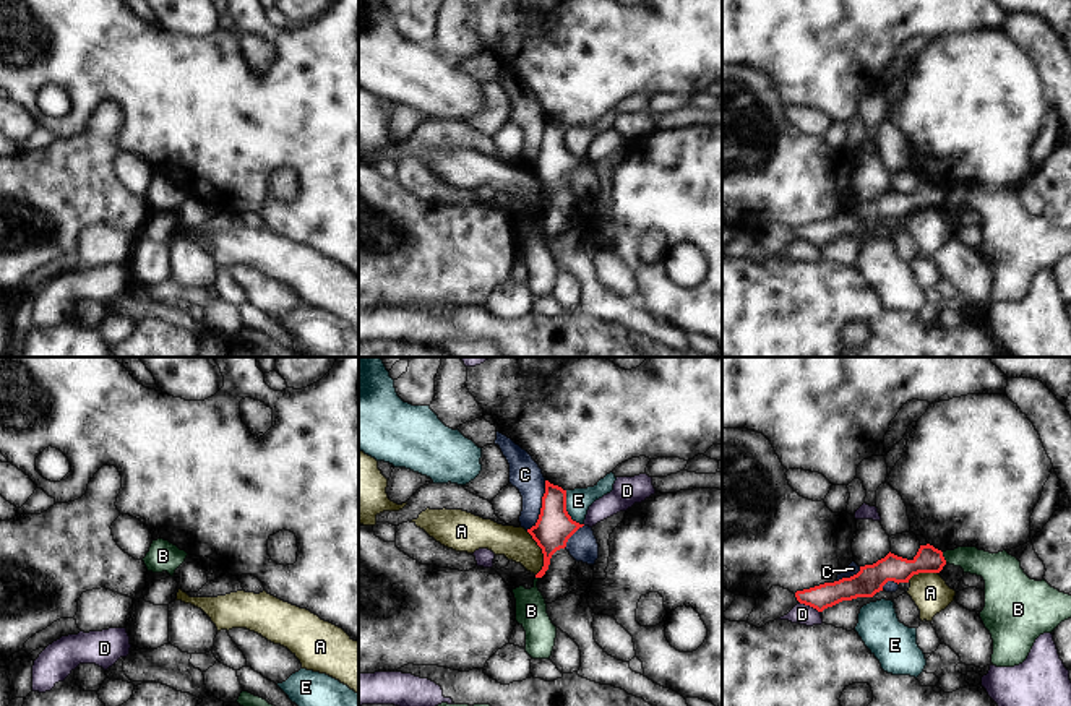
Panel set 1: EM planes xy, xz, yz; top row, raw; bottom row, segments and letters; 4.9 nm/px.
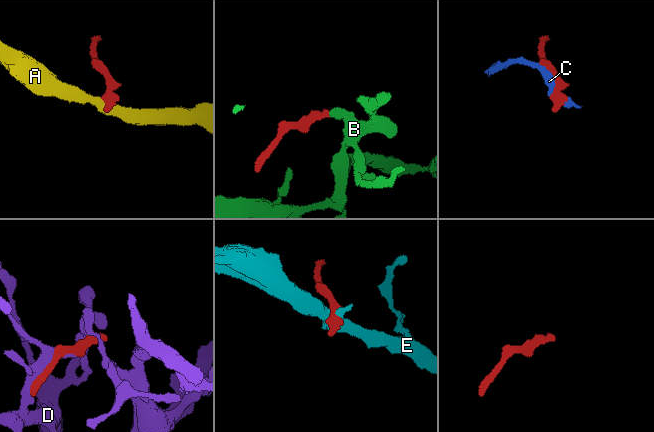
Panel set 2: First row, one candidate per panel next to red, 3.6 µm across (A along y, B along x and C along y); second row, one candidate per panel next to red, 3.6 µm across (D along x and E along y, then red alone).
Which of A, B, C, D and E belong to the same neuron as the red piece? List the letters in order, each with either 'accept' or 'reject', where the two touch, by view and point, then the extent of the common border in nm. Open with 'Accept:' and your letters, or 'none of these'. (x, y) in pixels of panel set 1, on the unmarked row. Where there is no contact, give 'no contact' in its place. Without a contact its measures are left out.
Accept: none of these
A: reject; meets red in xz at (542, 189); contact 220 nm long
B: reject; meets red in yz at (943, 193); contact 60 nm long
C: reject; meets red in xz at (542, 143); contact 260 nm long
D: reject; meets red in yz at (810, 242); contact 120 nm long
E: reject; meets red in xz at (565, 146); contact 190 nm long

